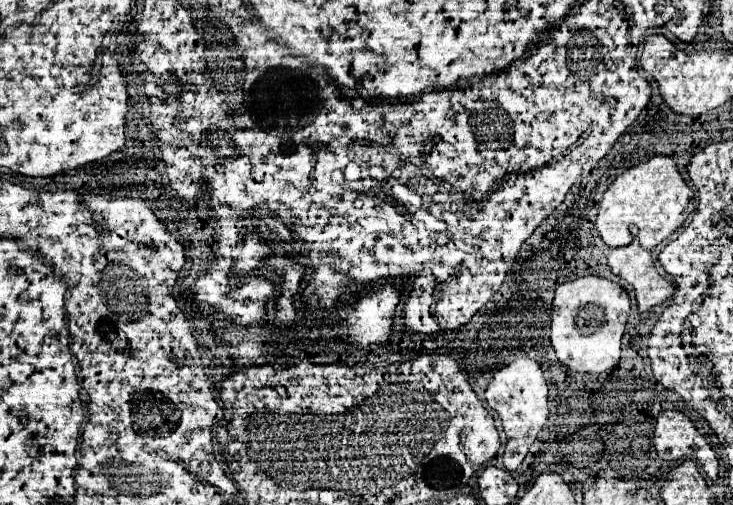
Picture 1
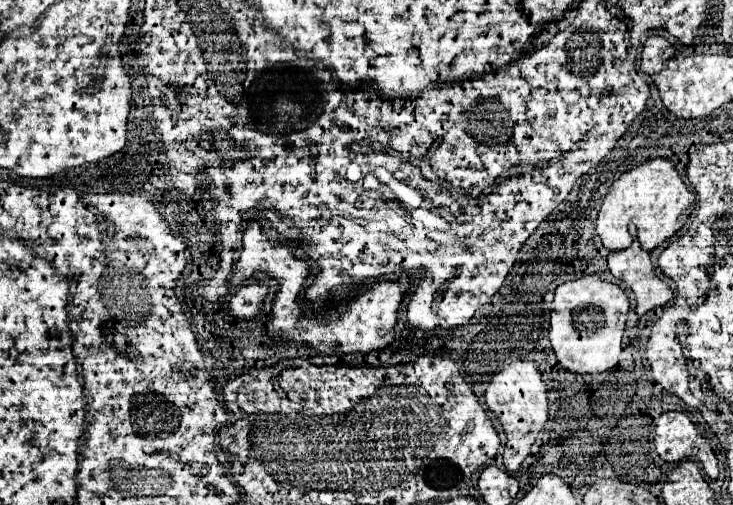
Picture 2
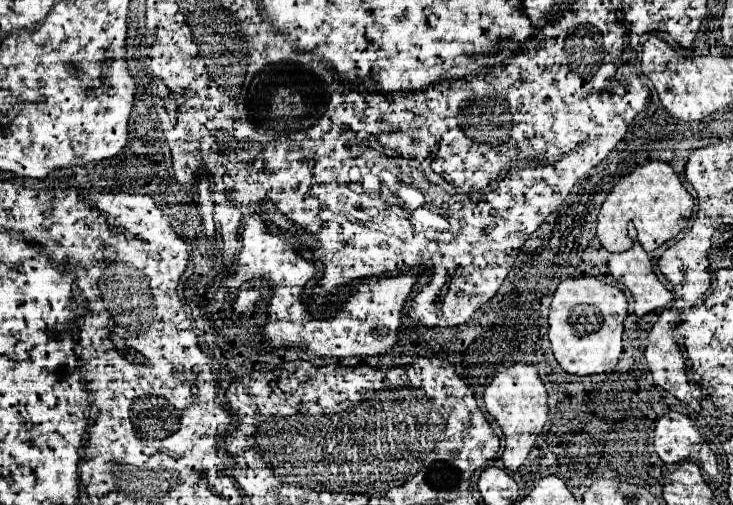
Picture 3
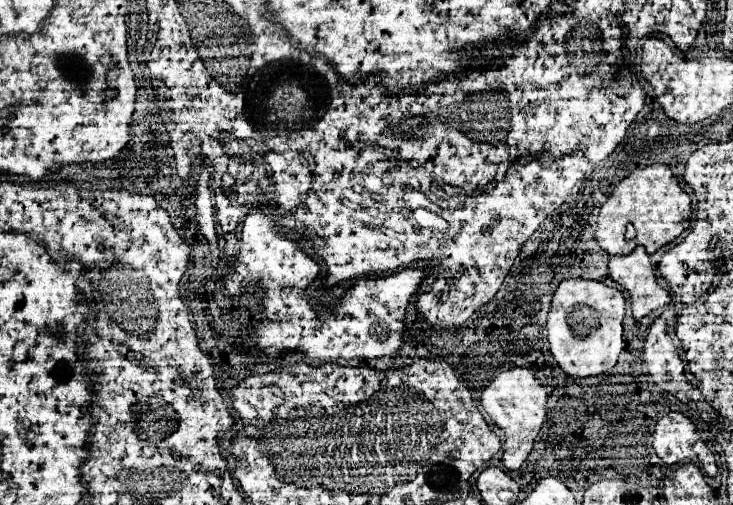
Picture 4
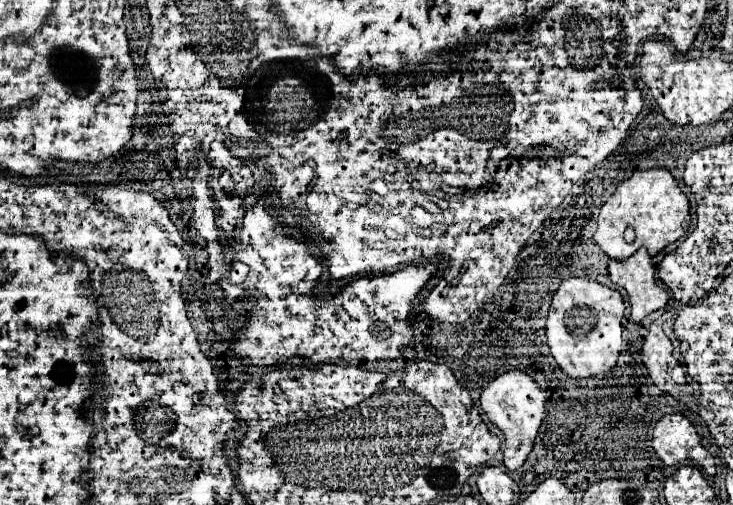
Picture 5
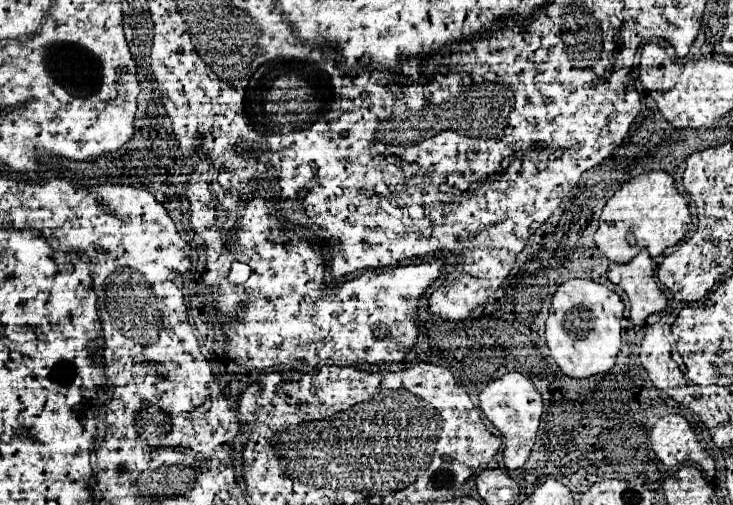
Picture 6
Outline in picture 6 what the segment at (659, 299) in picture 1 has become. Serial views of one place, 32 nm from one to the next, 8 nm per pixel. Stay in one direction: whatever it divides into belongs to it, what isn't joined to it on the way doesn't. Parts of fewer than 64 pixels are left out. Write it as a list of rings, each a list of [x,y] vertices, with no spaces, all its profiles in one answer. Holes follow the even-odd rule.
[[[640,252],[636,260],[628,264],[610,264],[608,280],[626,292],[630,300],[630,320],[634,326],[644,324],[650,314],[666,308],[666,296],[656,284],[654,260],[648,252]]]

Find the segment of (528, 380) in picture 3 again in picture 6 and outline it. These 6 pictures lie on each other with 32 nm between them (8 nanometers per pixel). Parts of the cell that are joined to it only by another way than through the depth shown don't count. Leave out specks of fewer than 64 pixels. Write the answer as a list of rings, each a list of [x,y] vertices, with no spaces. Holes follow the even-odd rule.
[[[510,372],[506,376],[502,376],[500,380],[492,382],[480,394],[480,408],[482,408],[484,416],[500,430],[500,434],[504,438],[504,462],[506,462],[506,468],[508,470],[522,468],[524,462],[530,456],[532,446],[534,446],[540,416],[542,416],[542,408],[544,408],[542,396],[534,388],[532,380],[522,376],[522,374],[516,374],[516,372]]]

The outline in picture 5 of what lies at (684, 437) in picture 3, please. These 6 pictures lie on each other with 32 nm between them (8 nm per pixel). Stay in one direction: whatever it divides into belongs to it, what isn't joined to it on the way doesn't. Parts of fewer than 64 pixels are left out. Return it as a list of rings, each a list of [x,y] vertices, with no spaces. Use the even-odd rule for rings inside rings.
[[[666,414],[654,426],[652,448],[666,466],[688,464],[714,476],[716,466],[710,452],[700,444],[690,420],[682,414]]]

